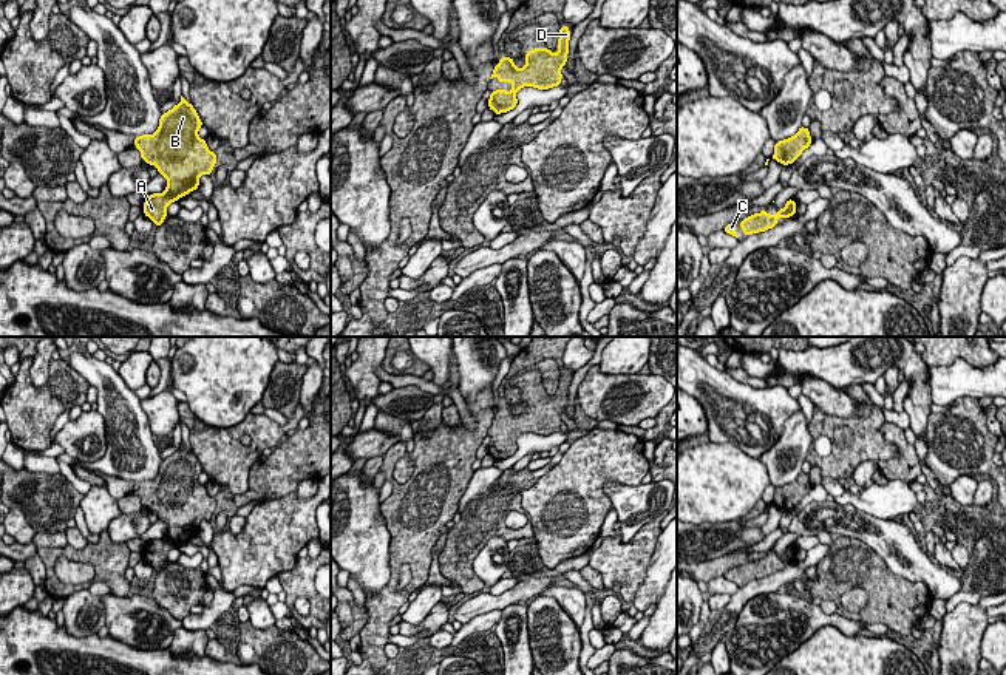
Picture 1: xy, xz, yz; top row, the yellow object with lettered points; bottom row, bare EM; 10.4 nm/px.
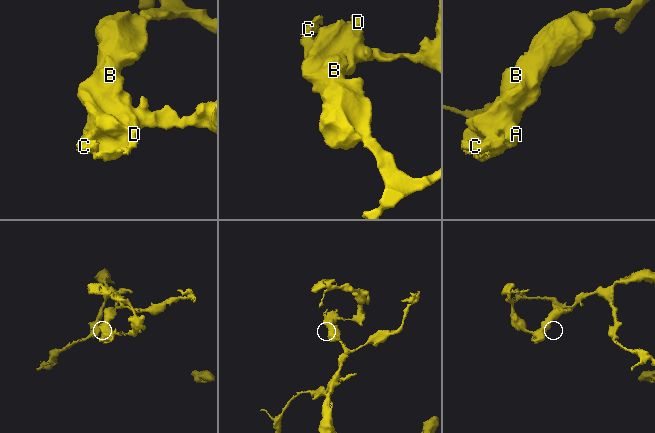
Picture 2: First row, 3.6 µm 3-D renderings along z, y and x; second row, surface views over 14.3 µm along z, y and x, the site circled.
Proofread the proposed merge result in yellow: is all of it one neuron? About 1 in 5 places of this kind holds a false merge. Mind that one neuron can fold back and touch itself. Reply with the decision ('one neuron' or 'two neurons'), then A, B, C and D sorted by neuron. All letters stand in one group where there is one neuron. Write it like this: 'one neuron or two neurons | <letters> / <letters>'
one neuron | A B C D

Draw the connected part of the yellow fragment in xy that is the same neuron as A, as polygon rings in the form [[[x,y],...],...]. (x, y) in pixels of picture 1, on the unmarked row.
[[[182,442],[181,448],[164,459],[159,465],[159,473],[153,480],[134,483],[134,493],[141,497],[142,507],[155,511],[158,519],[167,525],[167,533],[162,539],[153,539],[145,544],[144,561],[148,562],[158,573],[167,564],[167,553],[179,544],[196,536],[199,524],[212,519],[216,510],[215,497],[210,497],[206,487],[198,482],[202,468],[193,454]]]

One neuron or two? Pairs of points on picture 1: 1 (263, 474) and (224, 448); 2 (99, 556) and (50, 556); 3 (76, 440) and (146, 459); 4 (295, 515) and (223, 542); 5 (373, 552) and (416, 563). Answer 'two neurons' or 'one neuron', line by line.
1: two neurons
2: one neuron
3: two neurons
4: one neuron
5: two neurons

